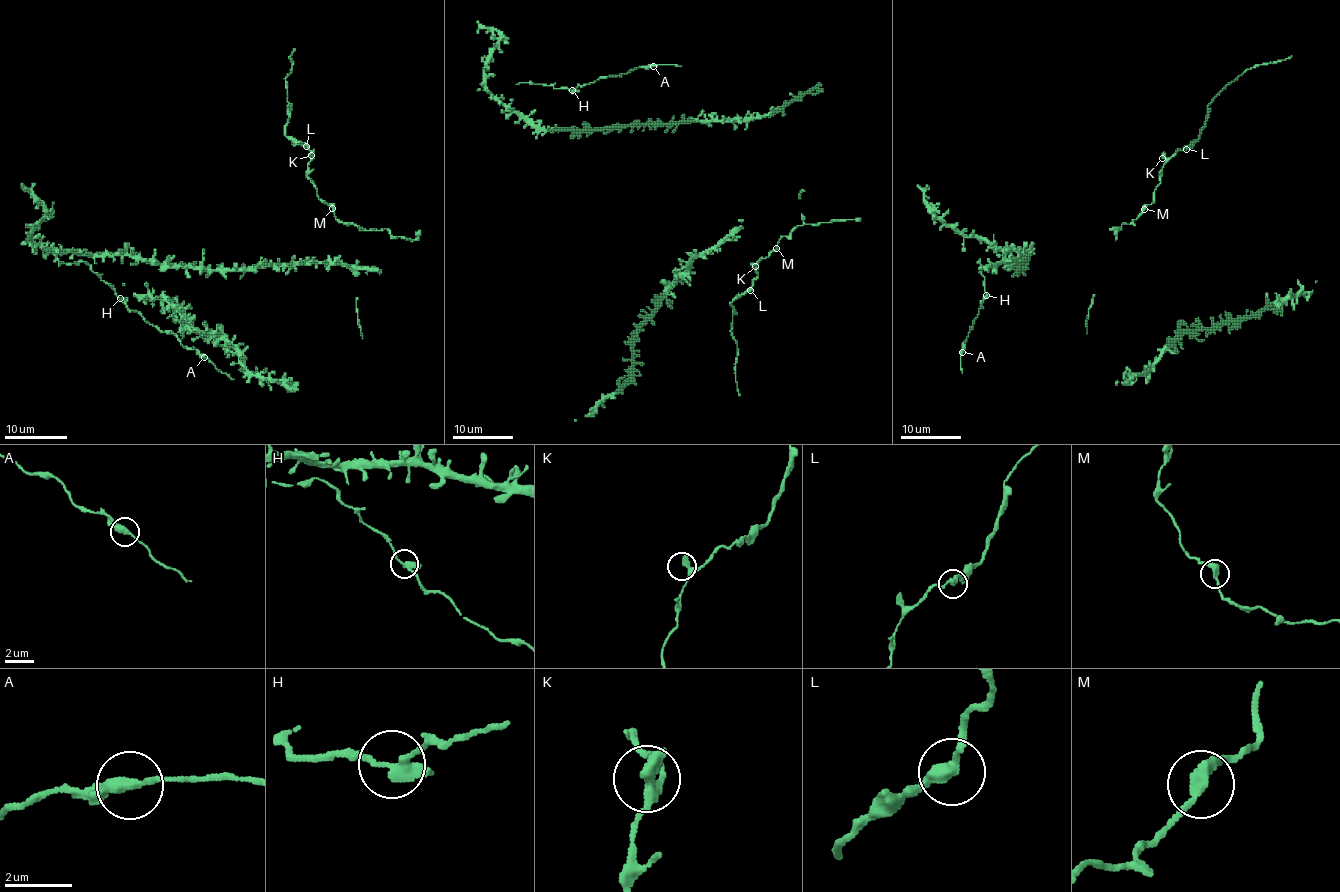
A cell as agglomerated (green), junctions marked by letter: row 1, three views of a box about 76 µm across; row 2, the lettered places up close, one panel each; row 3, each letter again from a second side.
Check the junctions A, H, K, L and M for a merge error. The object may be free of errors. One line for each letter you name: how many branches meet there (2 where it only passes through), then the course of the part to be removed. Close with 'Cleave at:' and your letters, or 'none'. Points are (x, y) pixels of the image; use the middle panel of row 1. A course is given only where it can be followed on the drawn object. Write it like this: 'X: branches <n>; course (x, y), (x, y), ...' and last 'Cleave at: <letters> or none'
Cleave at: none

